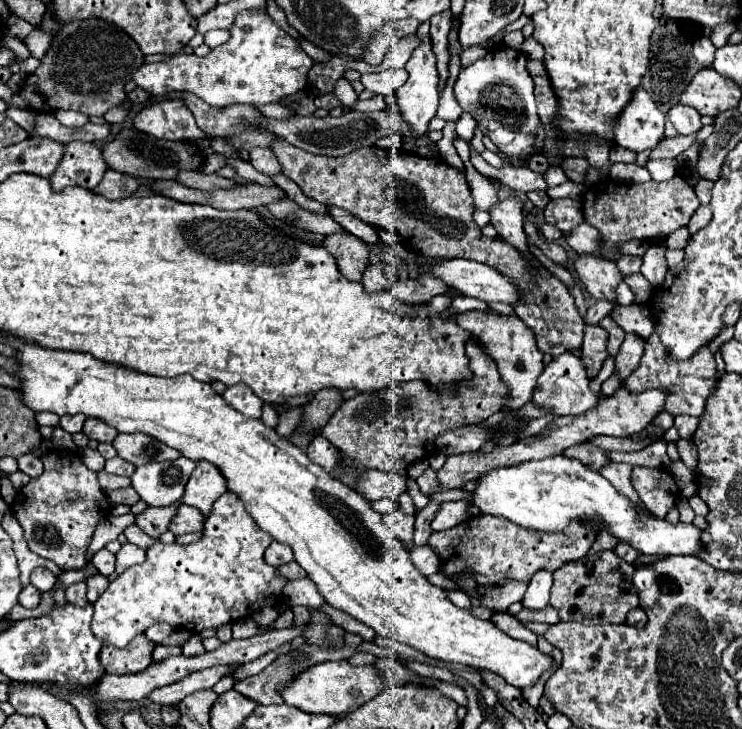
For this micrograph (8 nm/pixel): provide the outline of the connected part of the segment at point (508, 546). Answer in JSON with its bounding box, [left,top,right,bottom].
[427,514,595,586]

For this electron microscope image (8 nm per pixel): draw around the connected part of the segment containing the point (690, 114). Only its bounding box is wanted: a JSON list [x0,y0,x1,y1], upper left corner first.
[667,104,701,134]

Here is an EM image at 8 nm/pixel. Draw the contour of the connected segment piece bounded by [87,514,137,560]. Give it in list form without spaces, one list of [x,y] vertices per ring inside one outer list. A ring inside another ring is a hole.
[[[125,514],[125,516],[107,516],[103,518],[99,524],[97,524],[97,530],[95,530],[95,536],[93,536],[93,542],[89,544],[89,552],[87,552],[87,558],[91,560],[91,556],[105,548],[107,542],[113,542],[127,526],[135,524],[135,514]]]

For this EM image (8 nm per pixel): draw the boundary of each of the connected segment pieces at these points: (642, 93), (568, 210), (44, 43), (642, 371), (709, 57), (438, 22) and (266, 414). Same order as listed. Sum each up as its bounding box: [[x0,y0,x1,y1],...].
[[613,86,665,152],[543,198,584,236],[25,30,51,58],[625,334,719,416],[693,38,715,66],[429,10,451,90],[261,403,278,428]]

